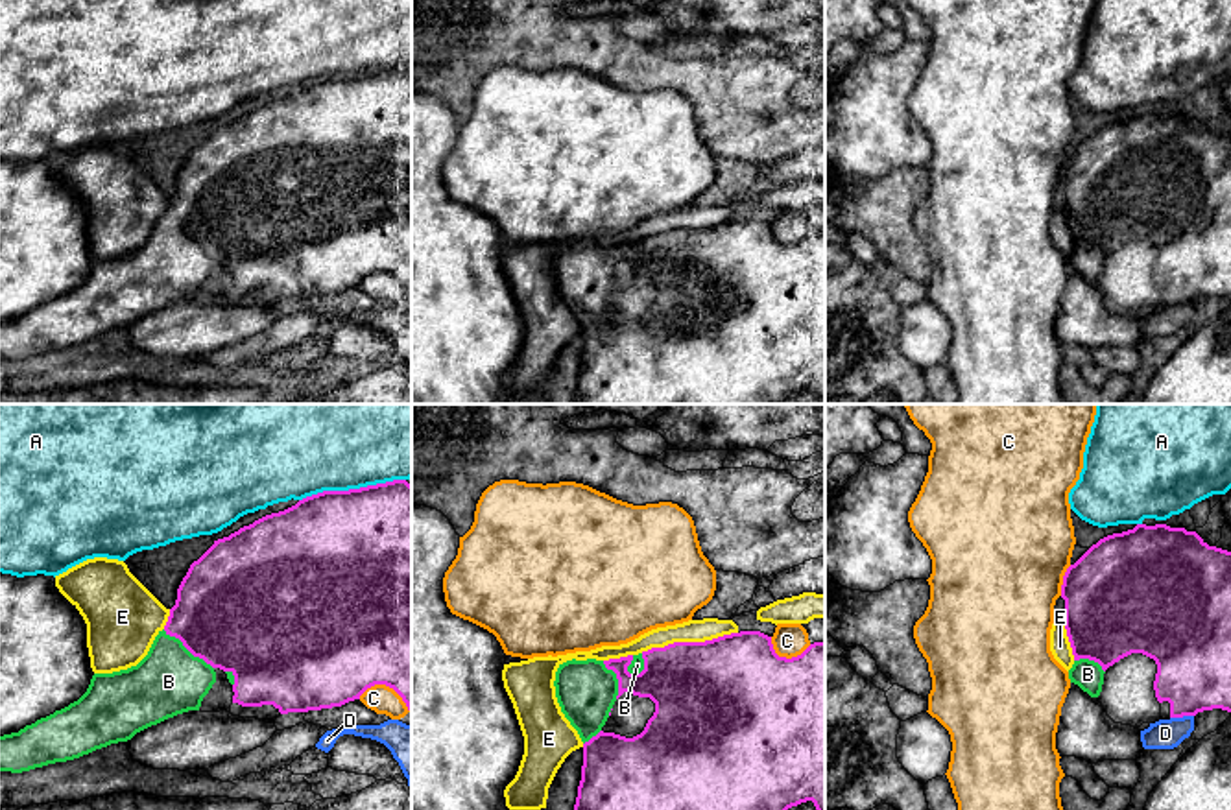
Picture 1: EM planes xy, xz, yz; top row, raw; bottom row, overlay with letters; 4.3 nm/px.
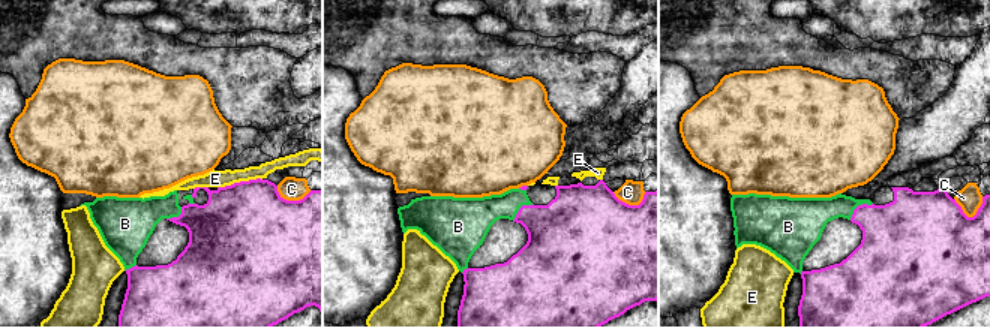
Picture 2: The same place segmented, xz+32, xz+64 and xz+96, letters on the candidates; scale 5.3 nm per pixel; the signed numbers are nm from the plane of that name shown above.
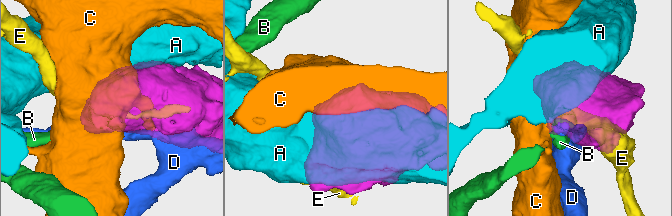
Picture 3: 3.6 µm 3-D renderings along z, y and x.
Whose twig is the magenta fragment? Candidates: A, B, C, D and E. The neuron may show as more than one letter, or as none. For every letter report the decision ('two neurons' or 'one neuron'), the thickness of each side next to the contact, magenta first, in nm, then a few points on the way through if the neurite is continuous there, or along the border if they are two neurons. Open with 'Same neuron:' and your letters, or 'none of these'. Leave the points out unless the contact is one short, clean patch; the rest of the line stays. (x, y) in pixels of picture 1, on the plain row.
Same neuron: B
A: two neurons | 500/360 nm
B: one neuron | 480/300 nm
C: two neurons | 500/150 nm
D: two neurons | 320/130 nm
E: two neurons | 480/100 nm

